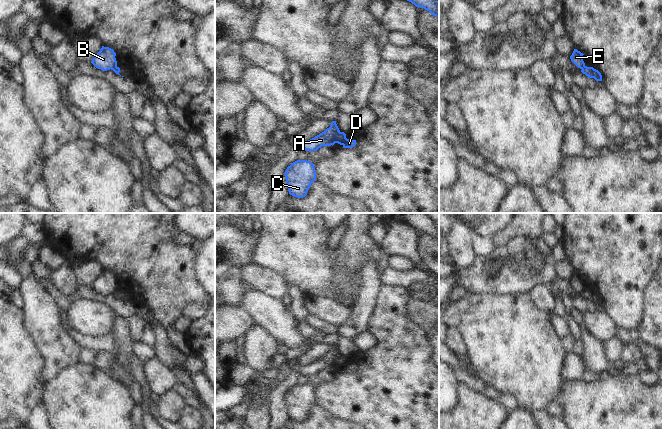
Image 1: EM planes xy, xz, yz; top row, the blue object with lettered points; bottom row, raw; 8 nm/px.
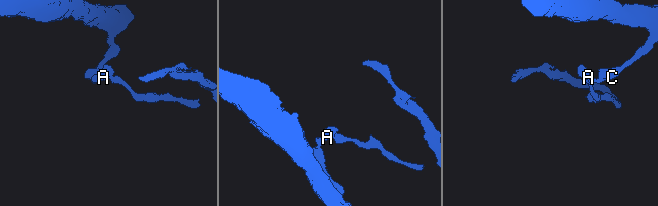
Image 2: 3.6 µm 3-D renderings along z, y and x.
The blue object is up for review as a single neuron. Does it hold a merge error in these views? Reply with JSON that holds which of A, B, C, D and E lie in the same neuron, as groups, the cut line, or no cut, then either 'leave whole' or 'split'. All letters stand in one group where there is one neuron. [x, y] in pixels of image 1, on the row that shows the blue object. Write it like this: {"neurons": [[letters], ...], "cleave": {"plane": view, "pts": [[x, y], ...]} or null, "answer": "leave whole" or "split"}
{"neurons": [["A", "B", "C", "E"], ["D"]], "cleave": {"plane": "xz", "pts": [[339, 131], [334, 142]]}, "answer": "split"}

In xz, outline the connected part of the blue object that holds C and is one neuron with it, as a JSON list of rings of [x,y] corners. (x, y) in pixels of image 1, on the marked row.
[[[297,160],[287,167],[285,173],[289,194],[303,198],[311,184],[316,181],[314,164],[307,160]]]

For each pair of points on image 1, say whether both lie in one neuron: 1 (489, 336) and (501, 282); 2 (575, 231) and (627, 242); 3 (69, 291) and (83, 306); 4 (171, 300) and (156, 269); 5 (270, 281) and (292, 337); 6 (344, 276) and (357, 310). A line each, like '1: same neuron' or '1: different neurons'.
1: different neurons
2: same neuron
3: different neurons
4: same neuron
5: different neurons
6: different neurons

